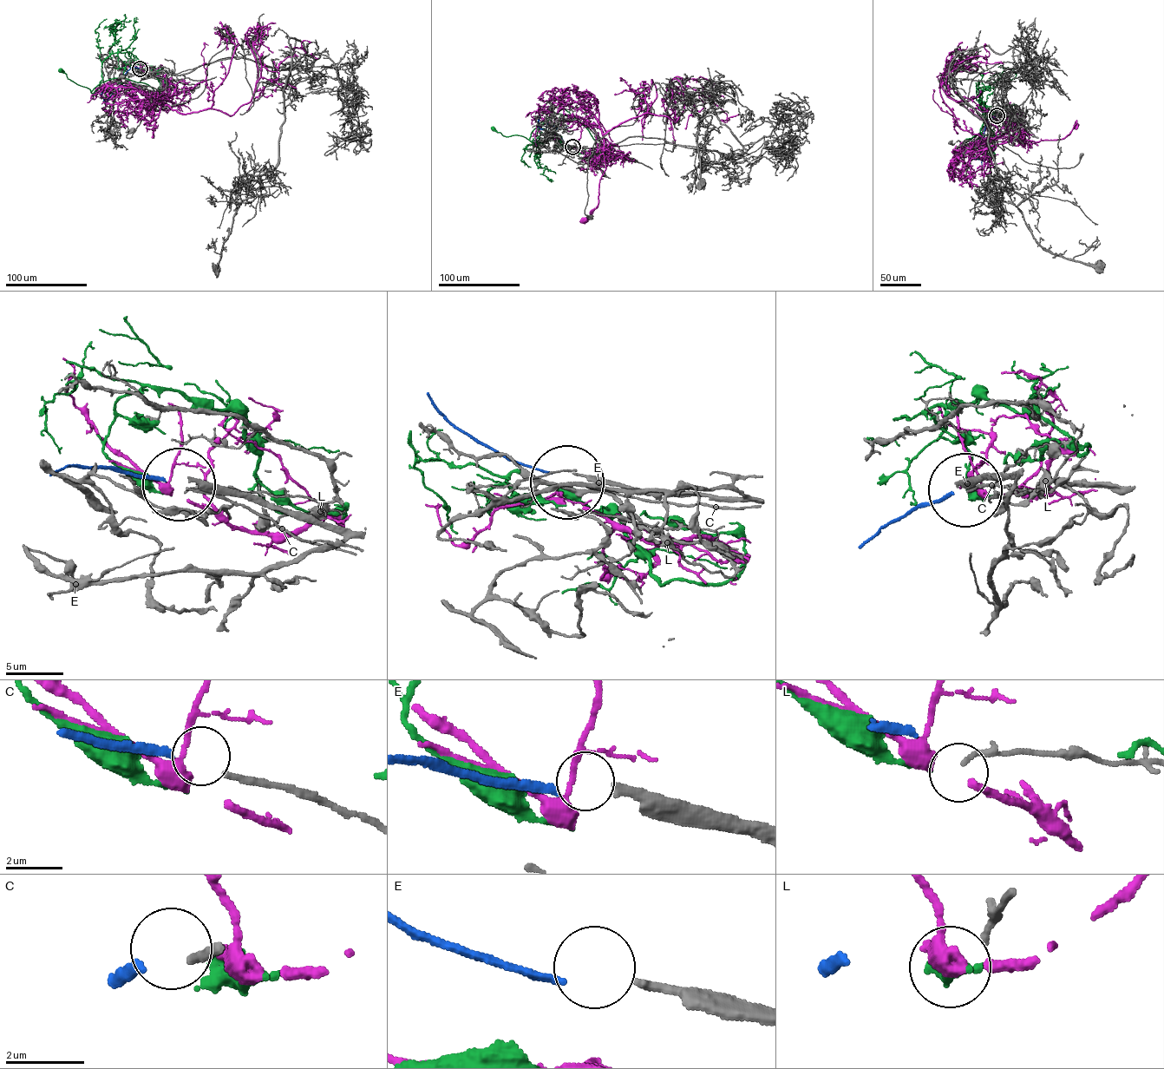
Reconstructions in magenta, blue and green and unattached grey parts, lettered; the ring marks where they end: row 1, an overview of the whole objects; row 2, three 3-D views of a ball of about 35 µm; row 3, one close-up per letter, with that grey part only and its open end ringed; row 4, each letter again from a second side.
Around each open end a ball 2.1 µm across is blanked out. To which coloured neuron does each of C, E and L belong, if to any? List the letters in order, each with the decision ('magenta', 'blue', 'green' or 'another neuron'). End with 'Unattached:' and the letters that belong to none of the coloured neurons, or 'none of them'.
C: another neuron
E: another neuron
L: another neuron
Unattached: C, E, L

